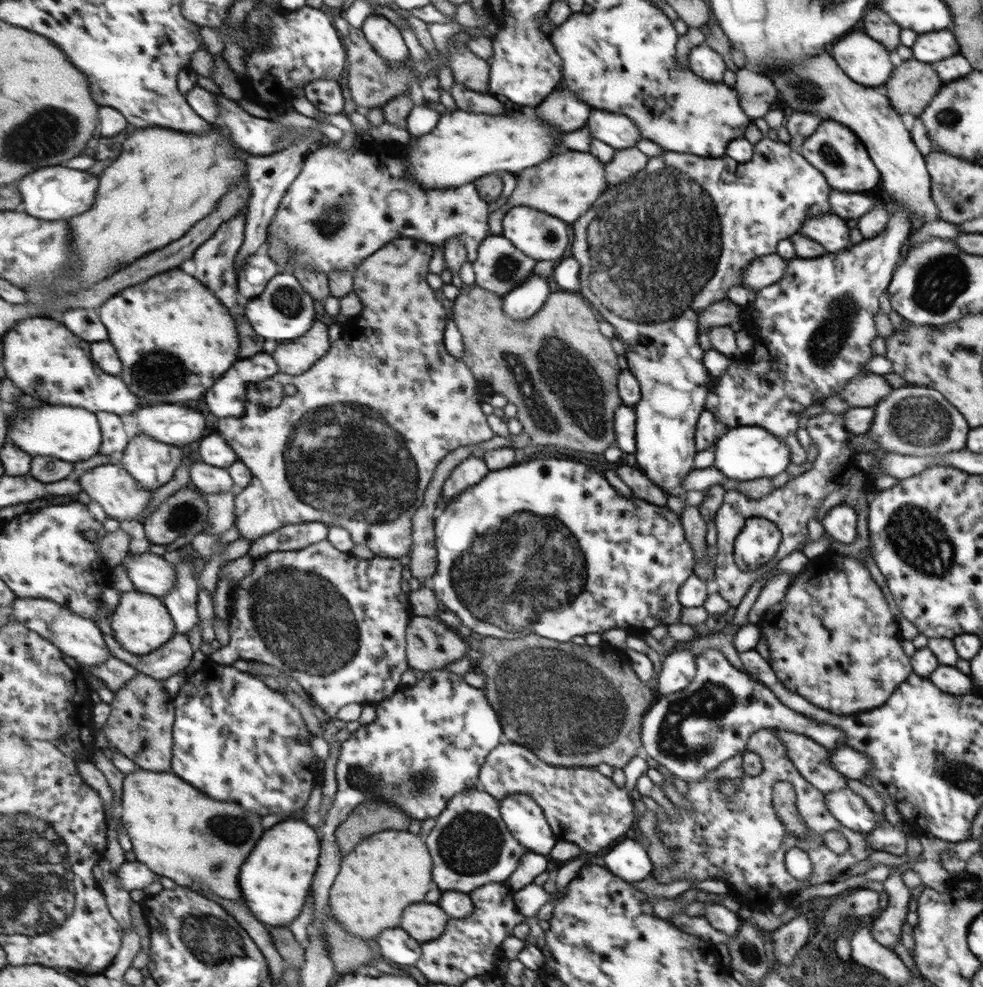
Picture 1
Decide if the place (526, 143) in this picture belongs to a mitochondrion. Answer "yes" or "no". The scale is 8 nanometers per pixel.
no

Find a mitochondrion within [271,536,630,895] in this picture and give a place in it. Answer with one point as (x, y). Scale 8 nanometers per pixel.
(471, 844)

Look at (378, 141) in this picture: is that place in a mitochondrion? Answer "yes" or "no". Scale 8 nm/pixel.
no

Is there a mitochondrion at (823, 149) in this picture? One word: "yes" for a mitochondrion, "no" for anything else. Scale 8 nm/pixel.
yes

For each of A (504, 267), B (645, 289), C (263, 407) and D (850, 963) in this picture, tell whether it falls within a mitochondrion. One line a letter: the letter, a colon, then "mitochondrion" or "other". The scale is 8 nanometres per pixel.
A: mitochondrion
B: mitochondrion
C: other
D: other

